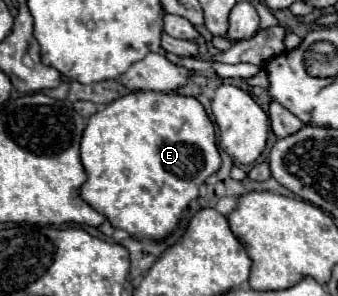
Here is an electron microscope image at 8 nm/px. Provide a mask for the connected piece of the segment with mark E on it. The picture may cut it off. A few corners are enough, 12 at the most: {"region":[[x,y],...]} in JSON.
{"region":[[195,97],[91,115],[81,197],[163,239],[221,167]]}

